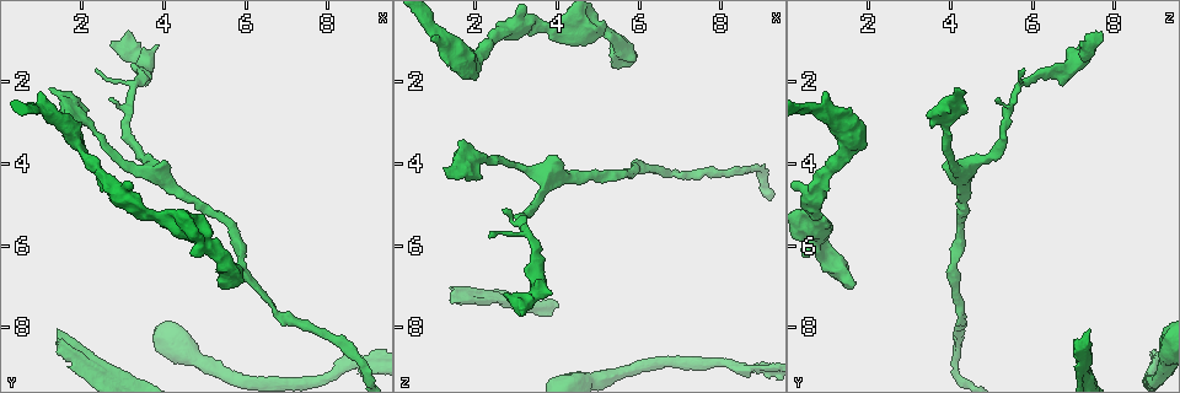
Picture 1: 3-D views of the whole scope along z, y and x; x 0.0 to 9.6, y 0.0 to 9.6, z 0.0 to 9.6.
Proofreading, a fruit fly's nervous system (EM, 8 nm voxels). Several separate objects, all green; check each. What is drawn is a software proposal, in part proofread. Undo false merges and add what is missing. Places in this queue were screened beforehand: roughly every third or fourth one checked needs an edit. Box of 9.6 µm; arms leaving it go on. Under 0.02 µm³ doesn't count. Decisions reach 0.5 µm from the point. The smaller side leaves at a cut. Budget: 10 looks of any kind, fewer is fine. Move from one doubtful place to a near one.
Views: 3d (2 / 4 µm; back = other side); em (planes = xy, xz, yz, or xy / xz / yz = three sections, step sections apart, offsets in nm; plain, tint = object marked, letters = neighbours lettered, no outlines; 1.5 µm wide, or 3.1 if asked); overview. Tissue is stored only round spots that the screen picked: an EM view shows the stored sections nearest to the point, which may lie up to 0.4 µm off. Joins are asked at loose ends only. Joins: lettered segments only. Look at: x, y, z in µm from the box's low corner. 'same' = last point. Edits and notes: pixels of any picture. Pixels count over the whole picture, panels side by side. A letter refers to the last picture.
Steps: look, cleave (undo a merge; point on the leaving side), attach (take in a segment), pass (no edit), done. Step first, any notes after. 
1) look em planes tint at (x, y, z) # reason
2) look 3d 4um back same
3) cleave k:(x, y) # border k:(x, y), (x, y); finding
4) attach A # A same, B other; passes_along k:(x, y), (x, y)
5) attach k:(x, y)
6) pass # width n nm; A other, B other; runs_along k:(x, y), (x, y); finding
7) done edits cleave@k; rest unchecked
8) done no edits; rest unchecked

look em yz step 8 tint at (1.85, 2.80, 3.90)

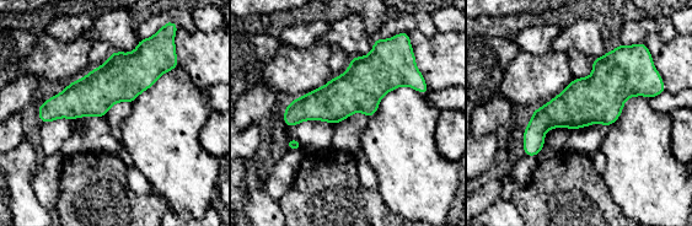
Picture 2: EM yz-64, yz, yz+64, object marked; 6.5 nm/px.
look em planes letters same

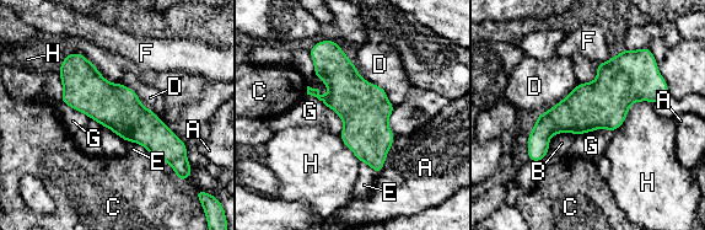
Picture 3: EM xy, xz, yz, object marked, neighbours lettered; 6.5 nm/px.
pass # A other, B other, C other, D other, E other, F other, G other, H other; border 3:(307, 94), (339, 116), (339, 134); continuous, no second cell

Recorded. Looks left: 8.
look em planes letters at (2.30, 1.65, 5.80) # thin end

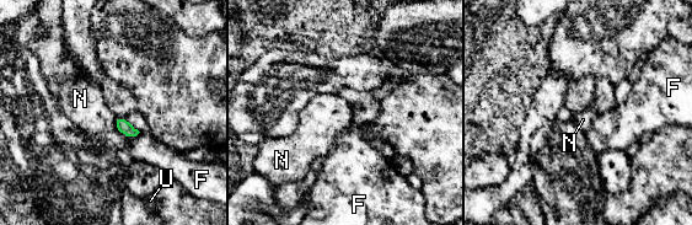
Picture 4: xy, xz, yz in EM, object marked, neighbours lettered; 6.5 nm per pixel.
pass # longest_contact F 140 nm; F other, N other, U other; border 4:(116, 116), (114, 129); none of them fits

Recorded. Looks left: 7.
look 3d 2um at (3.25, 0.85, 7.65) # stops while still wide

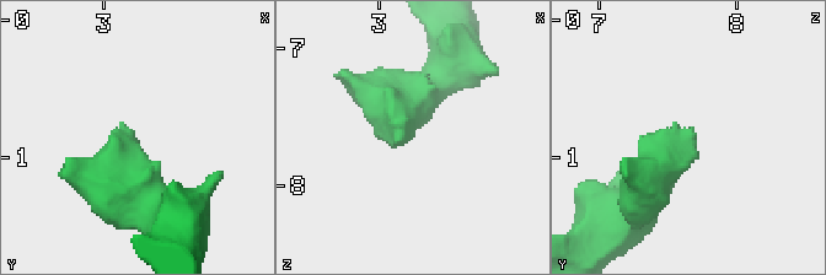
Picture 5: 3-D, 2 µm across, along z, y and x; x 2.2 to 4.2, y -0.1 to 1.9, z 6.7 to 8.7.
look em planes letters at (3.18, 0.78, 7.64)

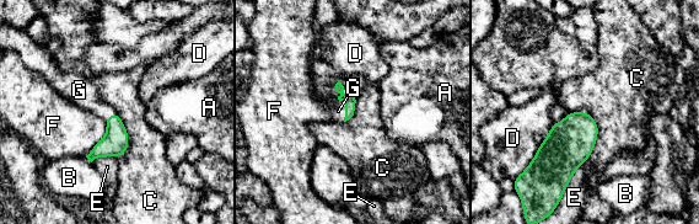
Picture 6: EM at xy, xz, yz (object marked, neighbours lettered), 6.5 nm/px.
attach G # A other, B other, C other, D other, E other, F other, G same; it goes on there

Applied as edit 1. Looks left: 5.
look em planes plain at (1.00, 2.20, 1.00) # stops while still wide

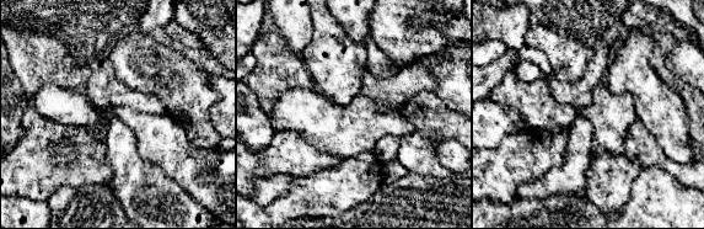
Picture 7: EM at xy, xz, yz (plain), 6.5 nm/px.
look em planes letters same # what lies round it

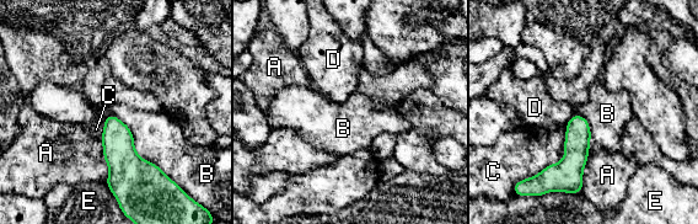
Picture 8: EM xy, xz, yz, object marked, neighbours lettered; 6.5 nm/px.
pass # A other, B other, C other, D other, E other; border 8:(109, 113), (166, 176); no lettered segment goes on from it

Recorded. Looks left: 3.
done edits attach@6; rest unchecked

